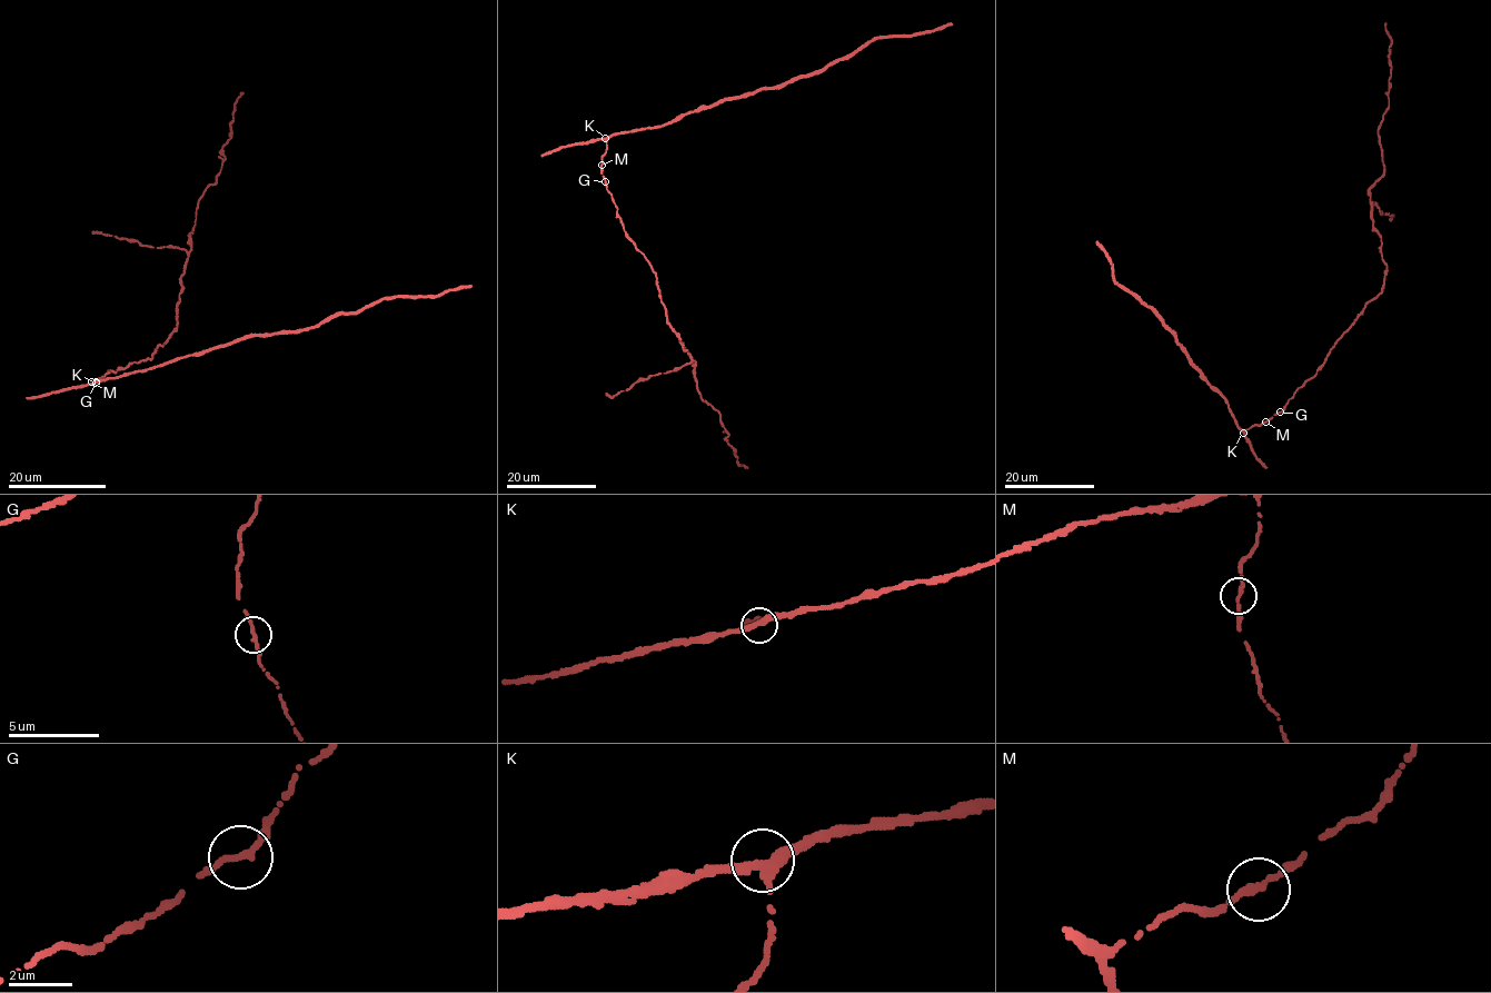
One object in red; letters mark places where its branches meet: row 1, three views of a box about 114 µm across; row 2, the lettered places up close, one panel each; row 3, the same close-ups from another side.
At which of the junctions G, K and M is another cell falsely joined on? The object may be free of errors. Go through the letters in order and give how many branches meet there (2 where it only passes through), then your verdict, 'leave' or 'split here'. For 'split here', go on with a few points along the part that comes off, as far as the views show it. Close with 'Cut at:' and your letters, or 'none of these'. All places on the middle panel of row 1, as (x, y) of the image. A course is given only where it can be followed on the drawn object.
G: 2 branches meet; leave
K: 3 branches meet; leave
M: 2 branches meet; leave
Cut at: none of these

